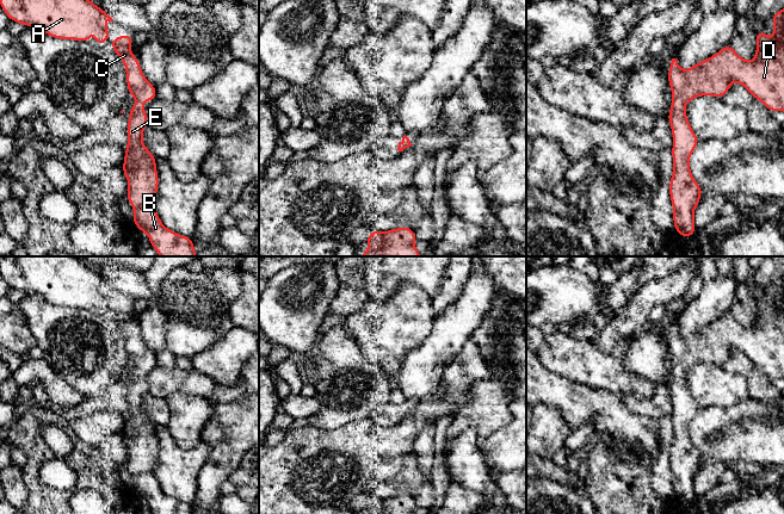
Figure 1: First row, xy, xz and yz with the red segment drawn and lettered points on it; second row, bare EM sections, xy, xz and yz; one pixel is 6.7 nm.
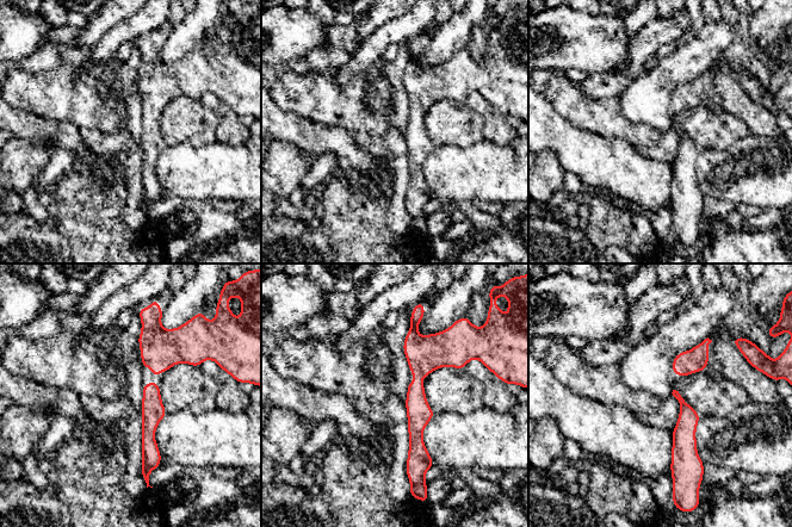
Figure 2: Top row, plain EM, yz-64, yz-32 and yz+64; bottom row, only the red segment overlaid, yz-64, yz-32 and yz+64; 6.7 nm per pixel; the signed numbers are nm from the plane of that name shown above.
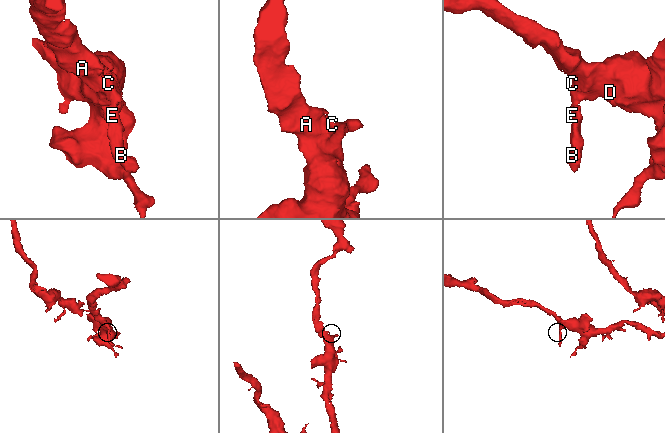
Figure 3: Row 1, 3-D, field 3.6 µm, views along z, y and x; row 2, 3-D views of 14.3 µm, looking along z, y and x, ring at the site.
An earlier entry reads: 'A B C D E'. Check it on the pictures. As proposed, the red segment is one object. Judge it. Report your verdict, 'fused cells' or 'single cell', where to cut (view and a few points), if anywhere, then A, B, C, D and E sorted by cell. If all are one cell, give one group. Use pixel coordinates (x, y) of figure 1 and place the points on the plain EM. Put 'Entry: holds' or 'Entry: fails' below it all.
single cell; no cut; A B C D E
Entry: holds

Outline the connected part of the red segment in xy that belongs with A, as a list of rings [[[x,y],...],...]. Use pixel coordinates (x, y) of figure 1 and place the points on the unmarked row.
[[[1,256],[0,273],[10,287],[36,293],[48,303],[89,310],[89,291],[94,306],[106,310],[110,298],[105,289],[113,286],[75,256]]]

